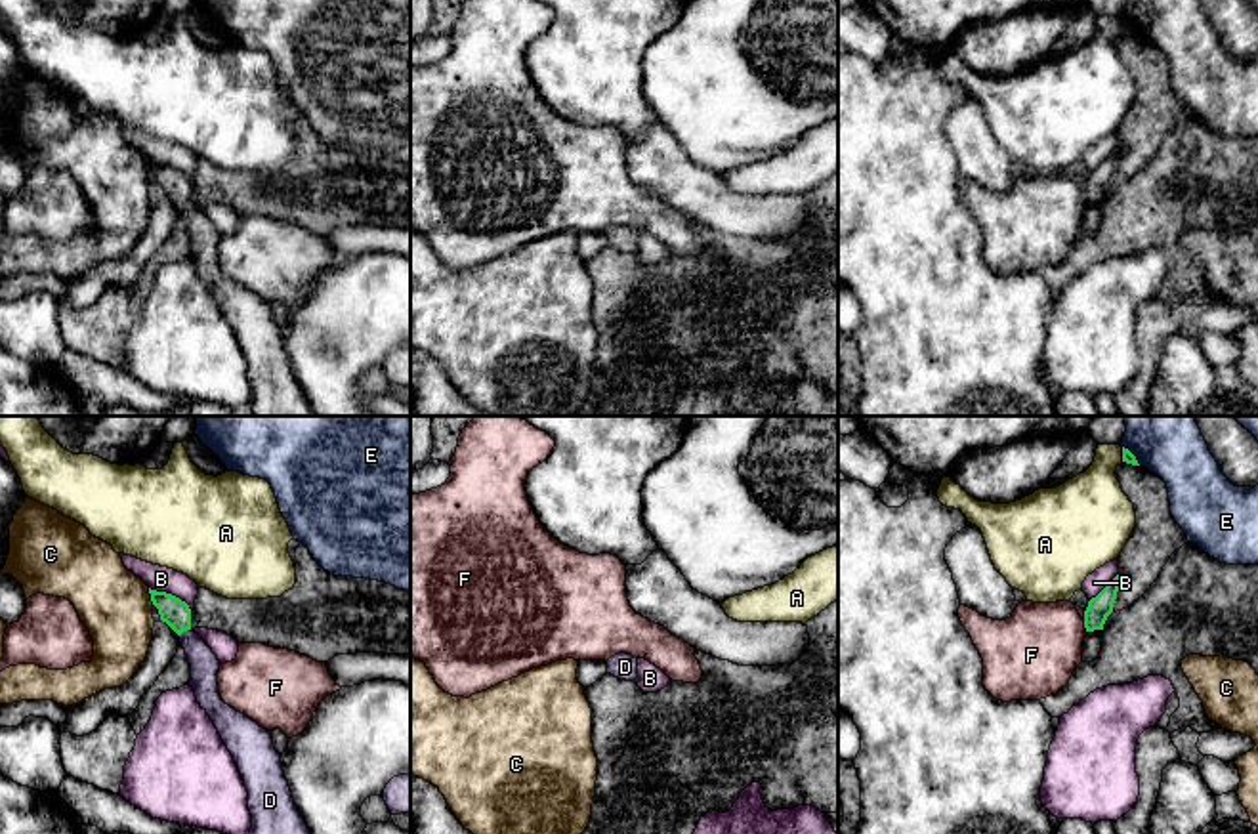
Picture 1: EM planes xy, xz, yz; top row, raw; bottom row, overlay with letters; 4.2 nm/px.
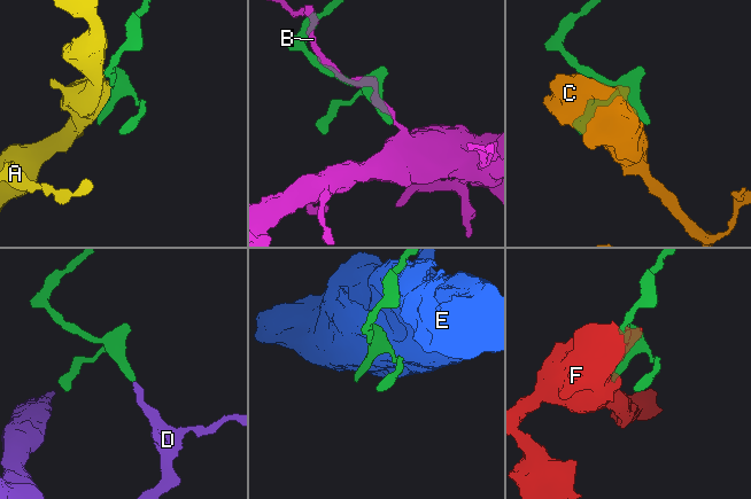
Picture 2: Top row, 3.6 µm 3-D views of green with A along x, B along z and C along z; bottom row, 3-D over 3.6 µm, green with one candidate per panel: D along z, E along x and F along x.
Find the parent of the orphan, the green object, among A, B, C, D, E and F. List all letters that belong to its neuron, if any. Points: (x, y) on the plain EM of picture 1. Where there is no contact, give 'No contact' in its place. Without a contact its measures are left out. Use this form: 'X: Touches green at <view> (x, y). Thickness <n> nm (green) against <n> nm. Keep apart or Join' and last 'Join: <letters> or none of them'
A: Touches green at yz (1123, 27). Thickness 50 nm (green) against 280 nm. Keep apart
B: Touches green at xy (170, 166). Thickness 120 nm (green) against 110 nm. Keep apart
C: Touches green at xy (151, 168). Thickness 120 nm (green) against 300 nm. Keep apart
D: Touches green at xy (184, 203). Thickness 120 nm (green) against 120 nm. Join
E: Touches green at yz (1132, 27). Thickness 50 nm (green) against 240 nm. Keep apart
F: Touches green at yz (1085, 199). Thickness 100 nm (green) against 360 nm. Keep apart
Join: D

